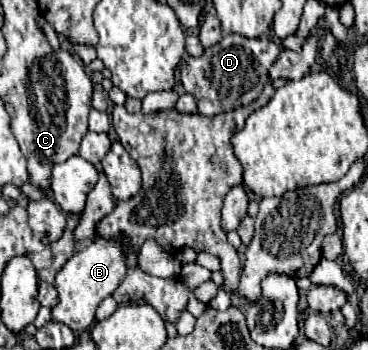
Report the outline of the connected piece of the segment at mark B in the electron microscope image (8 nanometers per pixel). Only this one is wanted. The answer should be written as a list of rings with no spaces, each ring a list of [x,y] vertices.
[[[124,234],[104,238],[96,236],[84,250],[72,254],[72,258],[58,270],[56,274],[56,290],[58,290],[58,304],[52,308],[52,320],[64,322],[74,332],[84,332],[94,322],[96,308],[100,302],[114,294],[120,282],[126,278],[126,250],[128,238]]]

